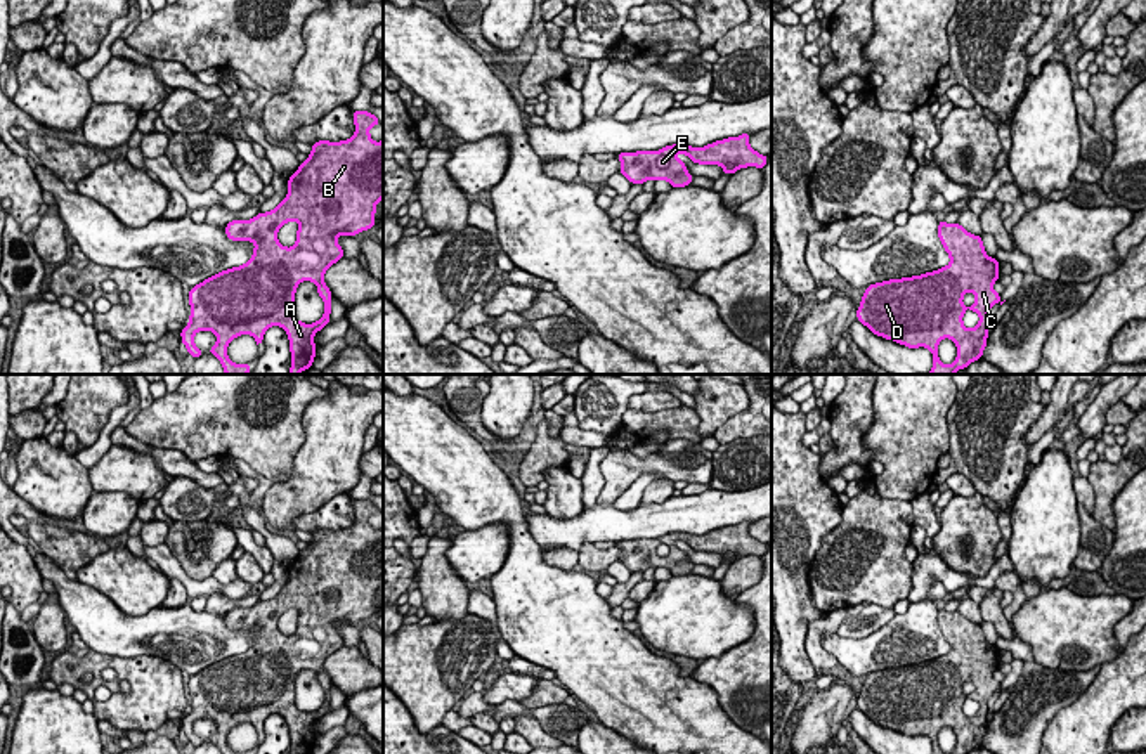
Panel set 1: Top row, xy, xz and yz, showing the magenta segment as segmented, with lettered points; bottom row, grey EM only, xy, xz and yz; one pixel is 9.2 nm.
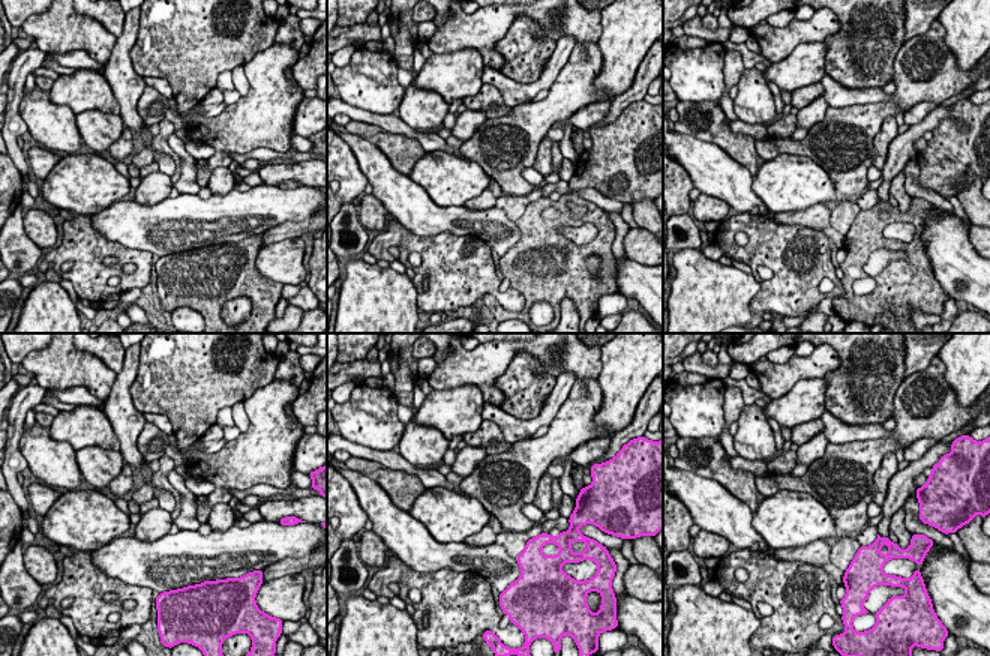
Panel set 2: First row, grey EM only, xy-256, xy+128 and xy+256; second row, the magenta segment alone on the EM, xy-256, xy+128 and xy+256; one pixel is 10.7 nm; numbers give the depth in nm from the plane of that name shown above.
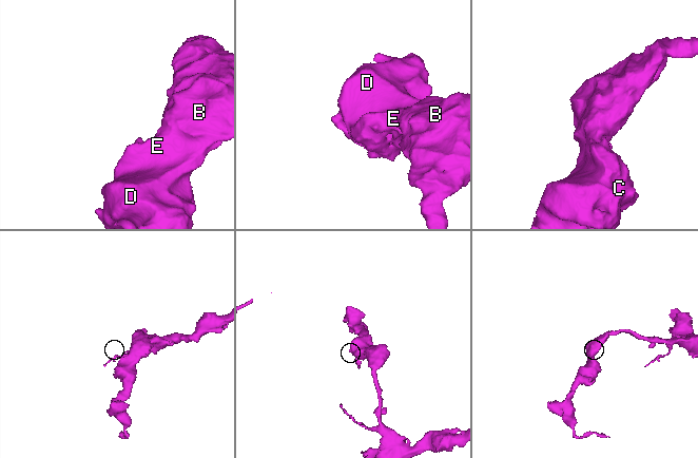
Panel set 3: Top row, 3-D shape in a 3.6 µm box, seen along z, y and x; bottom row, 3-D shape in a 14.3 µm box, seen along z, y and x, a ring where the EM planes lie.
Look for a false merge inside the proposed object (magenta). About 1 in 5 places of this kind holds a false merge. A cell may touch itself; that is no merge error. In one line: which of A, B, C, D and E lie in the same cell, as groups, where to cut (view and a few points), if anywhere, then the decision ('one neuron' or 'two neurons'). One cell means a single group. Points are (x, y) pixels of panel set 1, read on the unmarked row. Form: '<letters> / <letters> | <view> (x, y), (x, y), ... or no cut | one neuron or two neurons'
A B C D E | no cut | one neuron

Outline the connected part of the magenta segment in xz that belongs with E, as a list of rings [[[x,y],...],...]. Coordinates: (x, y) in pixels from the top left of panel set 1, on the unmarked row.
[[[751,522],[716,529],[704,536],[692,536],[685,532],[666,534],[659,539],[619,541],[617,548],[622,551],[622,562],[631,572],[645,572],[652,569],[667,569],[671,575],[690,574],[693,563],[687,560],[681,548],[683,541],[690,549],[699,553],[718,553],[723,562],[735,562],[740,556],[756,555],[765,556],[768,546],[749,534]]]

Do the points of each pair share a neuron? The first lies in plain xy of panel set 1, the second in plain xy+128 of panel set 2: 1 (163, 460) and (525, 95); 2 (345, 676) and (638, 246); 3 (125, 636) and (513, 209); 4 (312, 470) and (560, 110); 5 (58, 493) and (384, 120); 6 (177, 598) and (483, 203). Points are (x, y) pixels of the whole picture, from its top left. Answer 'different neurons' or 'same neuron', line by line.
1: same neuron
2: same neuron
3: different neurons
4: different neurons
5: different neurons
6: same neuron

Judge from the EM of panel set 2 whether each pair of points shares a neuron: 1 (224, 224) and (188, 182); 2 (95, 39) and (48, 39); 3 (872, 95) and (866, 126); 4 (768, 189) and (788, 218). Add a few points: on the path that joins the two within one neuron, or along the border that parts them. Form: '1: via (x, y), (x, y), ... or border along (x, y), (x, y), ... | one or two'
1: border along (180, 192), (195, 194) | two
2: via (83, 39), (60, 39) | one
3: border along (893, 95), (887, 101), (858, 102), (836, 108) | two
4: border along (818, 203), (804, 209), (774, 213) | two

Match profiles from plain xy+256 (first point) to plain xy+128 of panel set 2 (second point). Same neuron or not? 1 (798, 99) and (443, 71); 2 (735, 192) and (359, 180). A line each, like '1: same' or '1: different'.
1: different
2: different

